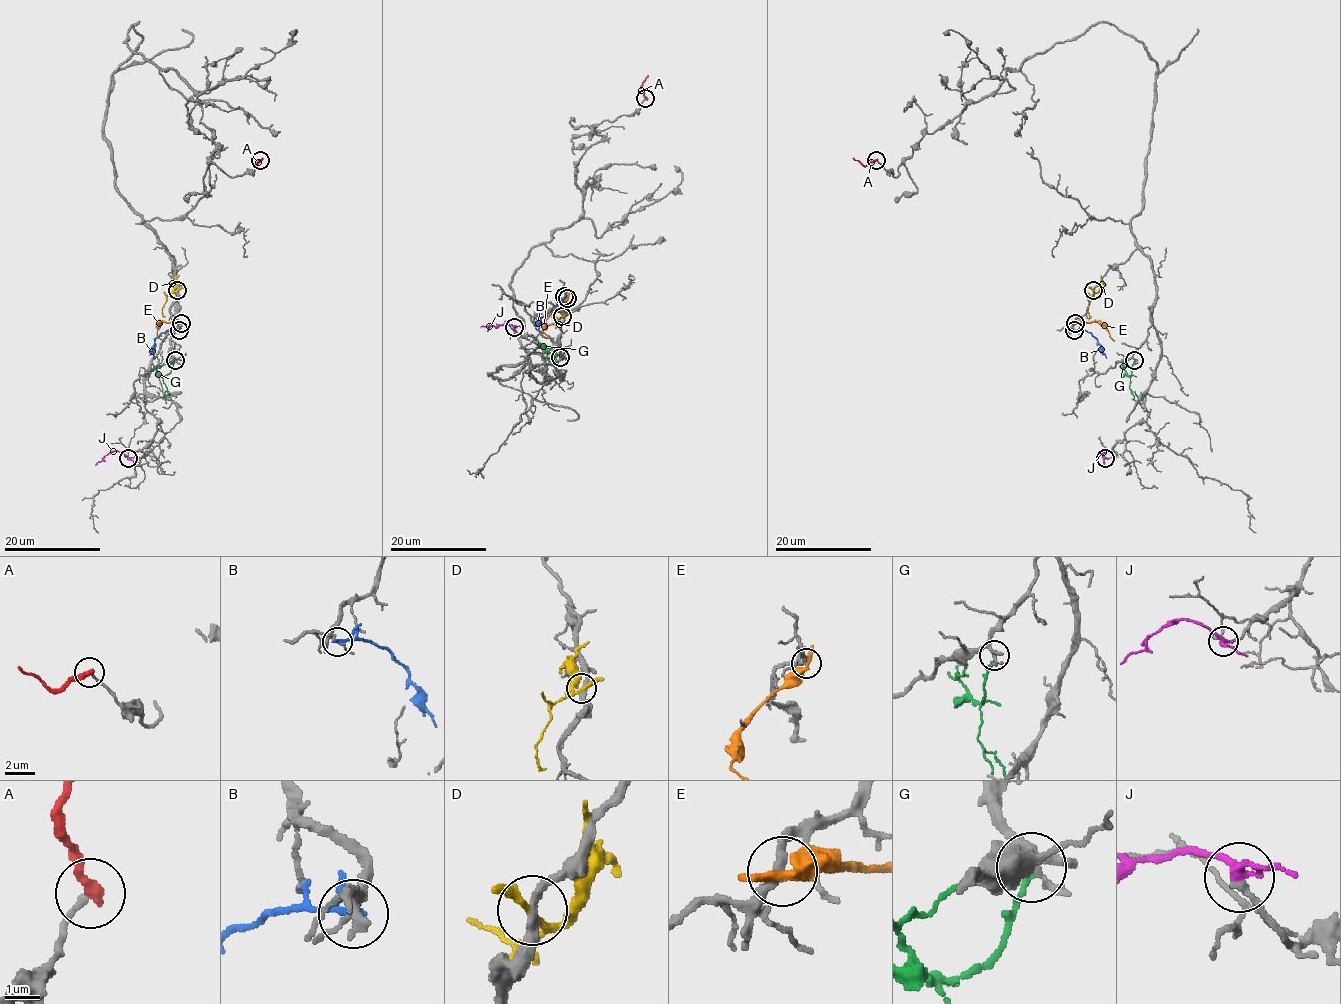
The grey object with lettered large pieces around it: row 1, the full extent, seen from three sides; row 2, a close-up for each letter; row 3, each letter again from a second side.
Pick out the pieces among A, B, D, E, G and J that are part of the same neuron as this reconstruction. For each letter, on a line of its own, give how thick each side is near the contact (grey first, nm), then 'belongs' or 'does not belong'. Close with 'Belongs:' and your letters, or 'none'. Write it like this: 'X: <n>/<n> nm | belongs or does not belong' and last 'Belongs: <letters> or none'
A: 190/360 nm | does not belong
B: 180/160 nm | does not belong
D: 280/190 nm | does not belong
E: 280/320 nm | does not belong
G: 200/170 nm | does not belong
J: 200/240 nm | belongs
Belongs: J

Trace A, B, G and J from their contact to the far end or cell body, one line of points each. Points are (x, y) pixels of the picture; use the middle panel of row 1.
A: (645, 98), (641, 85), (648, 75)
B: (564, 296), (540, 319), (539, 329)
G: (560, 357), (548, 352), (552, 352), (552, 361)
J: (513, 328), (507, 324), (481, 326)

